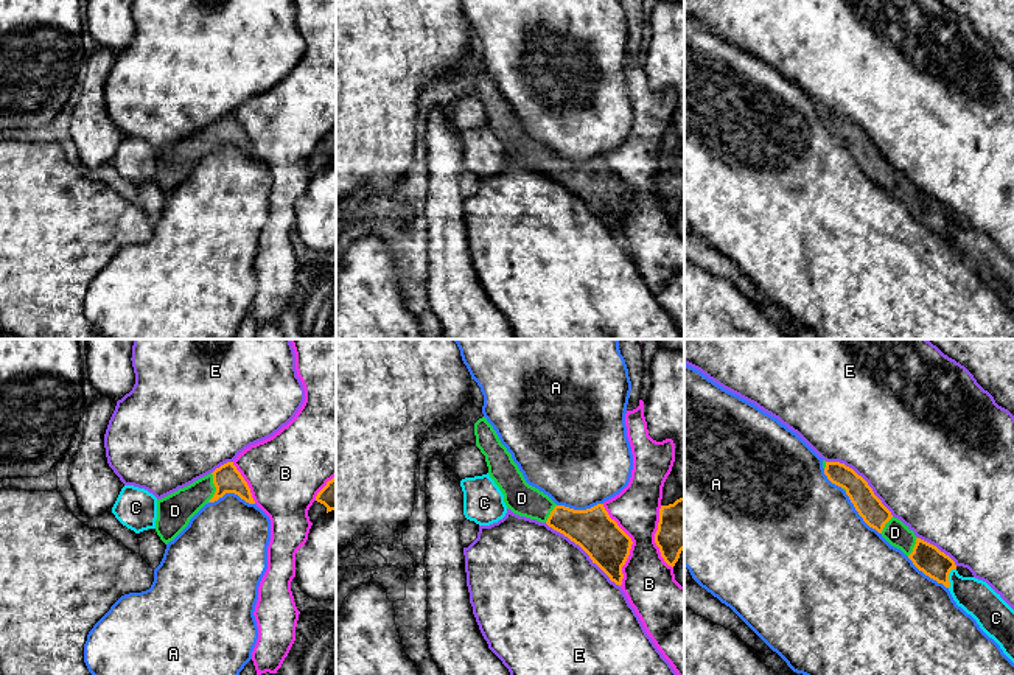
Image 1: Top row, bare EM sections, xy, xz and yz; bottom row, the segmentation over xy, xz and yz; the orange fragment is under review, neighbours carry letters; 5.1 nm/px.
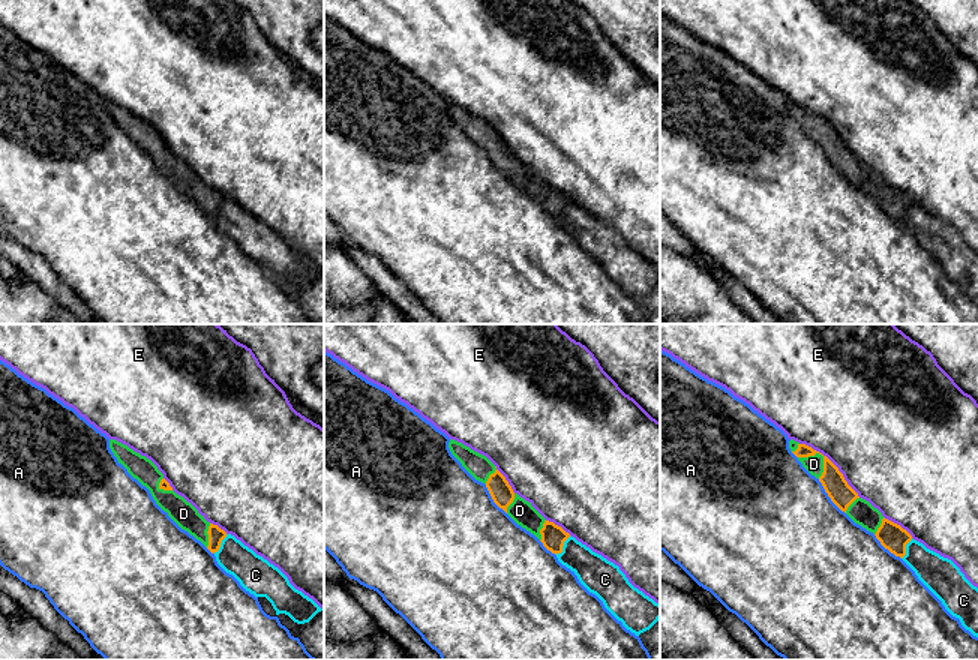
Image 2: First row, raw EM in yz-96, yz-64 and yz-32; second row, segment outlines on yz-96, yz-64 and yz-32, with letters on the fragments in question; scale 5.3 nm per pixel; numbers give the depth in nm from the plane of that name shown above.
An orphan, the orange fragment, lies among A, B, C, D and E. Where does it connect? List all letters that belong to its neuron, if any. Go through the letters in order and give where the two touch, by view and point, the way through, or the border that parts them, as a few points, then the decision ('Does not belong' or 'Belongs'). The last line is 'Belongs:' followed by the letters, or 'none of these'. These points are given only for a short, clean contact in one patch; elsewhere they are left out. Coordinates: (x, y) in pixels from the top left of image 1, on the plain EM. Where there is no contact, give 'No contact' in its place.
A: Touches orange at yz (859, 165). Does not belong
B: Touches orange at xz (632, 195). Does not belong
C: Touches orange at yz (947, 229). Does not belong
D: Touches orange at xy (215, 137). Belongs
E: Touches orange at xz (583, 201). Does not belong
Belongs: D

